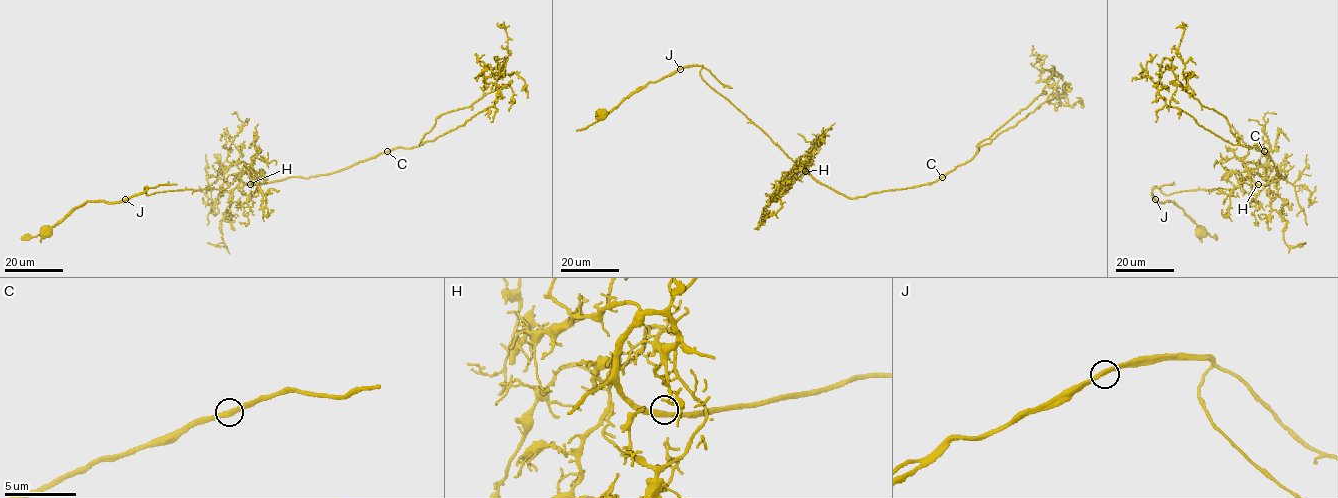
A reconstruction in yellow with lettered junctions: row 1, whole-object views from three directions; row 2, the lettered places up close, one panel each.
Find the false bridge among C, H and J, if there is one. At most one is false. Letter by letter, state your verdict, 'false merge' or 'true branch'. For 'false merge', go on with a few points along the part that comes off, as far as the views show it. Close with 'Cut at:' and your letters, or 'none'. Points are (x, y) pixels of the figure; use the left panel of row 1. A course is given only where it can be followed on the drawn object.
C: true branch
H: true branch
J: false merge; foreign part runs (125, 199), (87, 201), (54, 226), (34, 236), (21, 238)
Cut at: J

